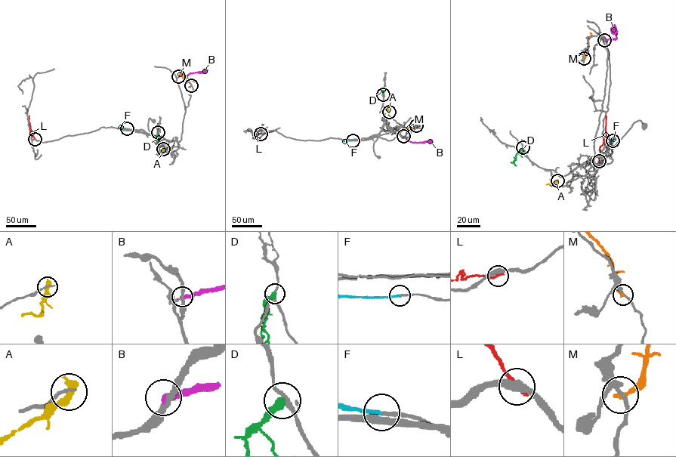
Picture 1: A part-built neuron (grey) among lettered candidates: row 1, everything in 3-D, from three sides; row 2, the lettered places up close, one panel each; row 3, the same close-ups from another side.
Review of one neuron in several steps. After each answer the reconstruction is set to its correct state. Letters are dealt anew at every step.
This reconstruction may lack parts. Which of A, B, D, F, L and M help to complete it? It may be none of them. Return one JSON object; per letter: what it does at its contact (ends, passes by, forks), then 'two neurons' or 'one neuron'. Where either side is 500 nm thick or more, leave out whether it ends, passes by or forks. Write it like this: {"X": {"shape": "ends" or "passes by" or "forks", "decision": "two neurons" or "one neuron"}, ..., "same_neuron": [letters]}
{"A": {"decision": "two neurons"}, "B": {"shape": "ends", "decision": "two neurons"}, "D": {"shape": "ends", "decision": "two neurons"}, "F": {"shape": "ends", "decision": "one neuron"}, "L": {"shape": "ends", "decision": "two neurons"}, "M": {"shape": "ends", "decision": "two neurons"}, "same_neuron": ["F"]}

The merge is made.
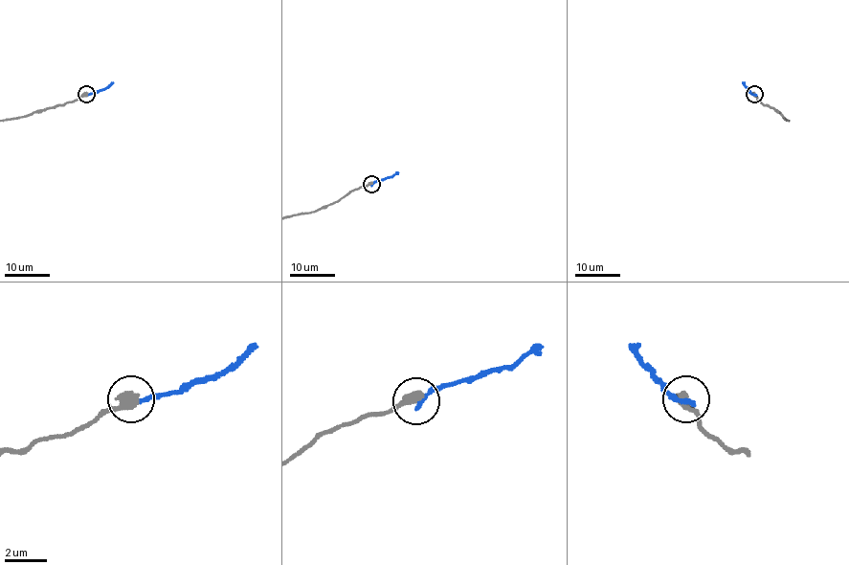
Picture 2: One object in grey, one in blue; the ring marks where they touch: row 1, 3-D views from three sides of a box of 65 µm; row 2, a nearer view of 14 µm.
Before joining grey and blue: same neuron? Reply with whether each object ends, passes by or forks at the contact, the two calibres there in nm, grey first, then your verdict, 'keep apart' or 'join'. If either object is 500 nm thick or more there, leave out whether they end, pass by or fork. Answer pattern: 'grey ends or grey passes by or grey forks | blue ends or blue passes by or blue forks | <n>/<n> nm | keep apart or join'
500/240 nm | keep apart

